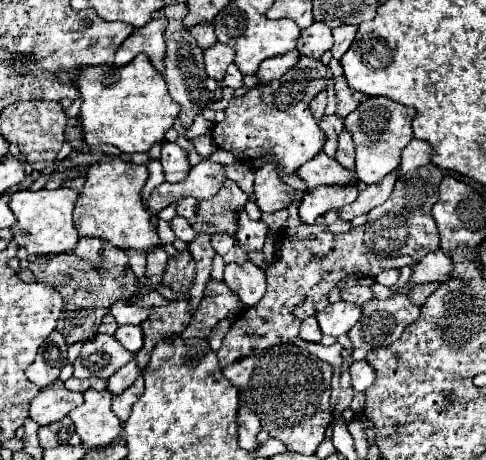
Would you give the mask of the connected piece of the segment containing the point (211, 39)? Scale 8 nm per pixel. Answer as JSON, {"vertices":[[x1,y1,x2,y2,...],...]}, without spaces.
{"vertices":[[204,23,204,25,196,25,190,29,190,33,194,35,196,39,196,45,200,49,208,49,216,43,216,37,214,37,214,27,210,23]]}

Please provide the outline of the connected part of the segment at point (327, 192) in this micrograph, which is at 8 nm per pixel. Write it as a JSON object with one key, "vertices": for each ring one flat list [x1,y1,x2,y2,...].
{"vertices":[[316,187,304,193,300,201,300,219,304,223,314,223,316,217,324,215,330,209,340,209,358,197,358,187]]}

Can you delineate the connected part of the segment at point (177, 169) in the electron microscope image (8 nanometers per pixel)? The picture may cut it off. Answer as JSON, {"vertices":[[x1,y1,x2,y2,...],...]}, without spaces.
{"vertices":[[164,143,160,163,164,167,164,177,168,183,182,181,190,171,186,151,182,147,178,147,176,143]]}

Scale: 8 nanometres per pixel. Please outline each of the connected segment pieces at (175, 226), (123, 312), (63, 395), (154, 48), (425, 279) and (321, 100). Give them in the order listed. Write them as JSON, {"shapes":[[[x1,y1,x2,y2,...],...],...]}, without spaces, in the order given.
{"shapes":[[[176,215,176,217,170,221,170,227,172,227,174,235,176,235,178,239,186,241,186,243,194,241,194,237,196,237,196,231,190,227,190,223,188,223,184,217,178,217,178,215]],[[116,301,110,309,108,309,110,315,114,315,114,319,118,321,118,325,140,325,148,319,148,315,152,313,150,309,142,309,142,307,136,307,136,305,128,305,128,303,122,303,122,301]],[[62,381,40,389,40,393,30,403,30,419,38,425,56,423,66,417,74,407,82,403,82,393,72,393,64,387]],[[166,17,154,19,148,25,134,29,134,33,122,43,122,47,116,53,116,65,128,65,138,53,146,53,152,61,152,65,164,73,164,57,166,57,166,43,164,43,164,31,166,31]],[[434,251,428,253,422,261,418,261,412,269,412,277,410,283,442,283,444,279,448,279,452,273,452,259,442,251]],[[320,91,320,93,312,99,312,103,310,103,310,111,312,111,312,115,314,115,316,121,322,119,322,115,324,115,324,107,326,107,326,93]]]}

